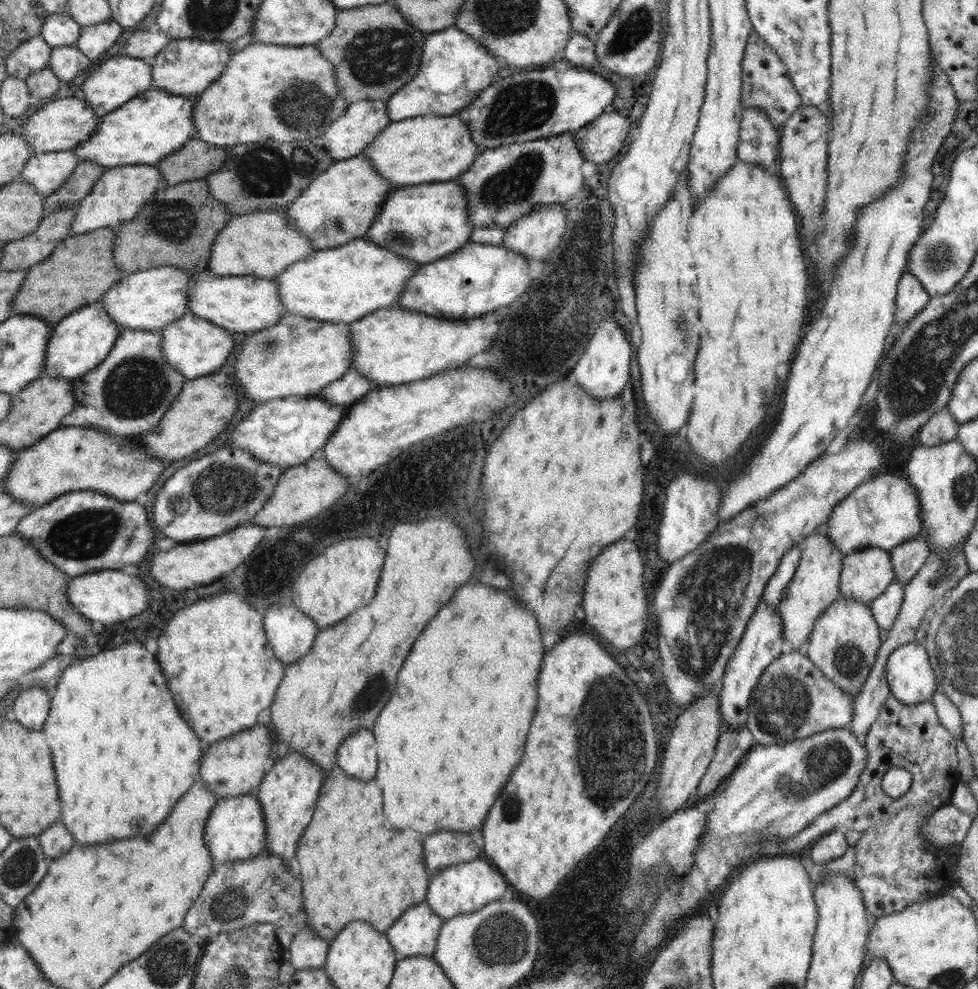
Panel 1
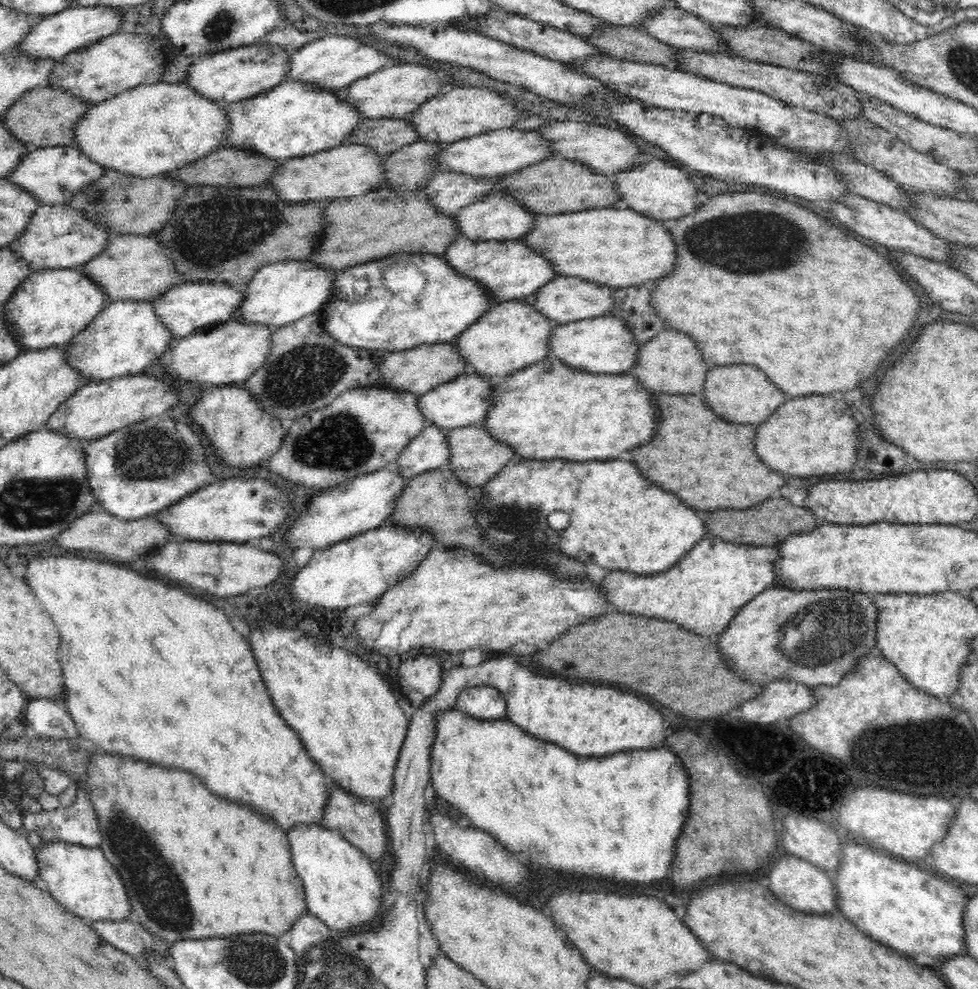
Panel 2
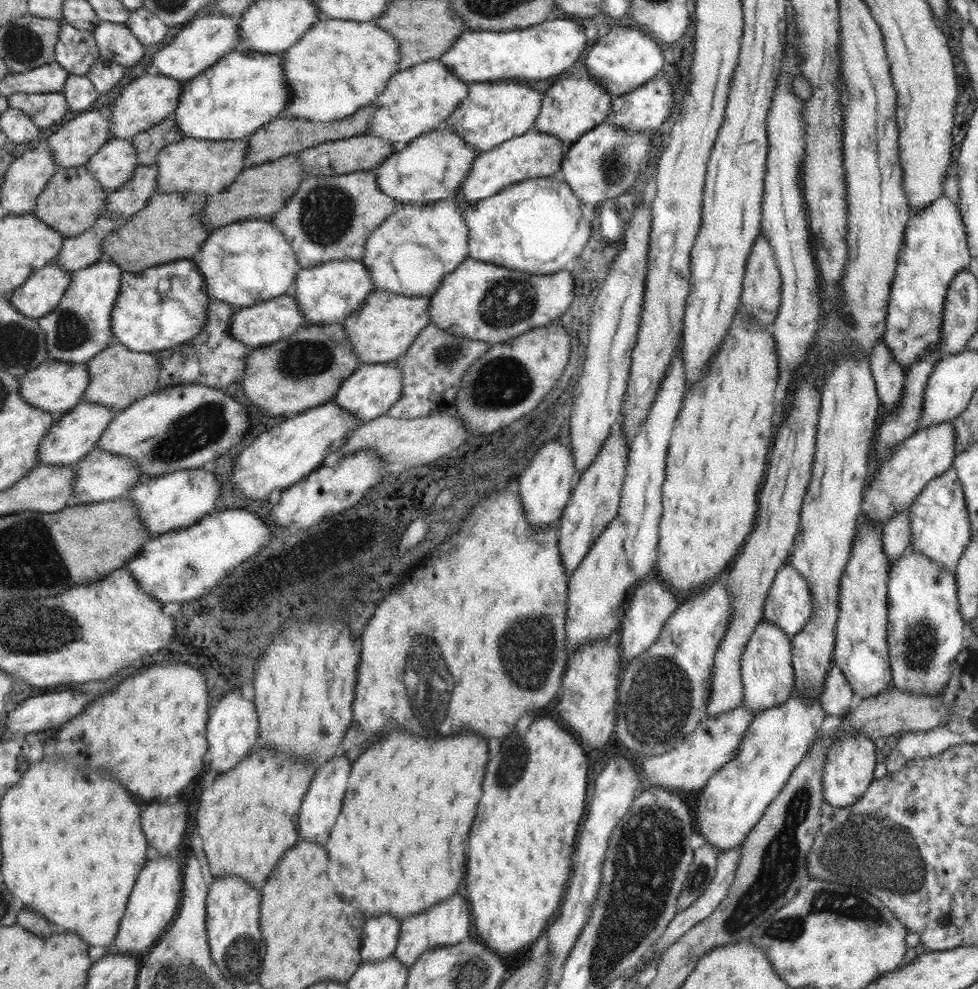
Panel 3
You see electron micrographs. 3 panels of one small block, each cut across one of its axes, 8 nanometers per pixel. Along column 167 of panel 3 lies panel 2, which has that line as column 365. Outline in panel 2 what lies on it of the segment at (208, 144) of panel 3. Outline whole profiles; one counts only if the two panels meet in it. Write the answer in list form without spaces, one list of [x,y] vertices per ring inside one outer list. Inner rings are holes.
[[[365,144],[342,145],[320,151],[308,156],[280,161],[280,166],[269,178],[267,184],[271,185],[277,195],[288,202],[308,202],[340,199],[340,196],[362,196],[366,192],[378,189],[383,184],[384,156],[378,156]]]

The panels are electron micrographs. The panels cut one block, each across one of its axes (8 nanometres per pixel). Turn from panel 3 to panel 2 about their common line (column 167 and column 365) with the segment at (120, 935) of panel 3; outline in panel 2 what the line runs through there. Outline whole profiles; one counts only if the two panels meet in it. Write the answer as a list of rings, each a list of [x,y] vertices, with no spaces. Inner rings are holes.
[[[298,824],[287,832],[292,863],[304,881],[309,914],[324,922],[335,933],[367,929],[383,916],[382,894],[386,884],[378,868],[349,844],[336,829],[323,825]]]

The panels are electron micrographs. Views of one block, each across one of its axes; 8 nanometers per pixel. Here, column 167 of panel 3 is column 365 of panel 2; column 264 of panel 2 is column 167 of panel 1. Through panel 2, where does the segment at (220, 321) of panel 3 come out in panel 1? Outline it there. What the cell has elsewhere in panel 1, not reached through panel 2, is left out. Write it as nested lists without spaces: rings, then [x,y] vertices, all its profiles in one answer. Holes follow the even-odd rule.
[[[120,328],[114,346],[101,364],[91,372],[73,380],[75,407],[70,414],[64,416],[60,428],[71,426],[96,429],[108,433],[116,440],[140,438],[158,426],[162,416],[178,398],[184,378],[184,375],[168,366],[168,361],[163,355],[163,337],[160,332]]]

